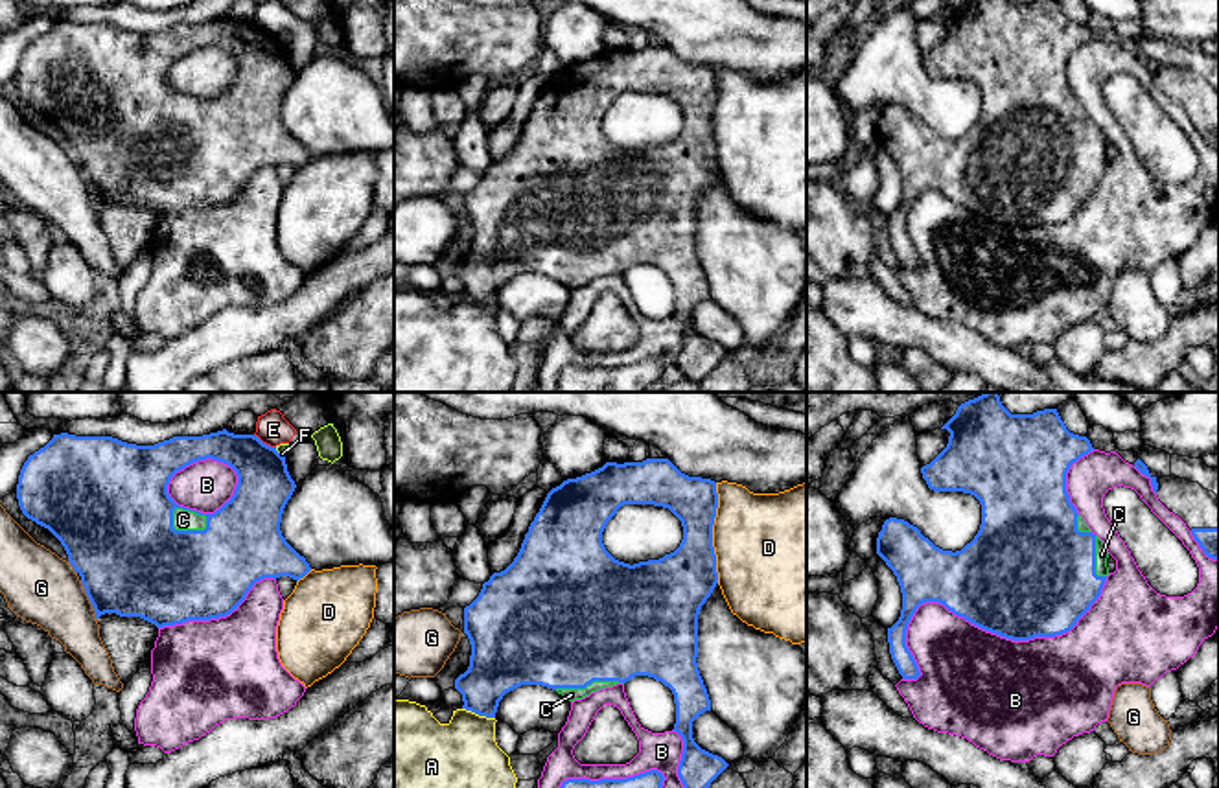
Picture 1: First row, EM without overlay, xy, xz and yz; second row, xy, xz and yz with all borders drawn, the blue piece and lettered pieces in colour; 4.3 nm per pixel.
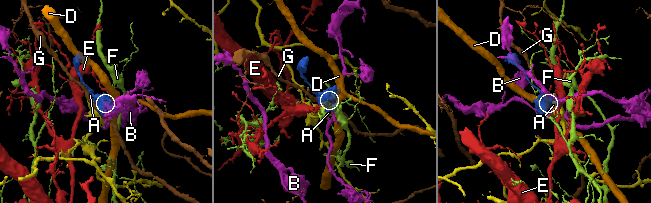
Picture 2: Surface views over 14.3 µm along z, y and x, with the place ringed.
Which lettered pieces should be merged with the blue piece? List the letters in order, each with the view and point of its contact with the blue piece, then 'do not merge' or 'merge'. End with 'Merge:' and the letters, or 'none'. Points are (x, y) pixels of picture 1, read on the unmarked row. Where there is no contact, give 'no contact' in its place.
A: meets blue in xz at (479, 302); do not merge
B: meets blue in yz at (978, 214); do not merge
C: meets blue in xy at (194, 98); merge
D: meets blue in xz at (711, 120); do not merge
E: meets blue in xy at (262, 30); do not merge
F: meets blue in xy at (278, 41); do not merge
G: meets blue in xy at (89, 186); do not merge
Merge: C

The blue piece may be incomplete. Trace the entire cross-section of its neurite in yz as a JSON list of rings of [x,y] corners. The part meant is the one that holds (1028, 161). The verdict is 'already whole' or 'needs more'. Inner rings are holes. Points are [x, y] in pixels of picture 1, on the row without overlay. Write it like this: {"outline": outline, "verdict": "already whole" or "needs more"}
{"outline": [[[956,0],[941,17],[950,20],[948,31],[930,52],[921,55],[923,66],[934,79],[974,83],[981,92],[981,112],[970,131],[952,140],[935,134],[917,114],[904,107],[889,105],[884,109],[877,125],[877,142],[893,158],[902,180],[900,204],[888,215],[889,241],[902,267],[921,263],[906,234],[908,212],[921,191],[939,190],[970,212],[1011,228],[1055,225],[1077,212],[1099,186],[1109,164],[1109,140],[1077,101],[1066,79],[1070,53],[1094,39],[1086,24],[1070,20],[1059,0]]], "verdict": "needs more"}

